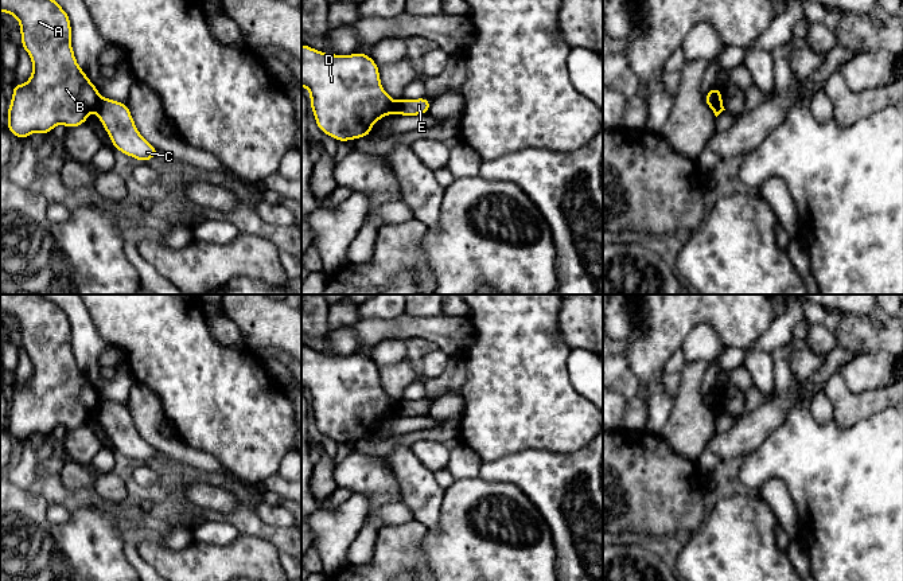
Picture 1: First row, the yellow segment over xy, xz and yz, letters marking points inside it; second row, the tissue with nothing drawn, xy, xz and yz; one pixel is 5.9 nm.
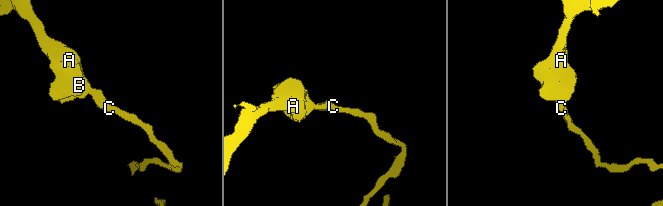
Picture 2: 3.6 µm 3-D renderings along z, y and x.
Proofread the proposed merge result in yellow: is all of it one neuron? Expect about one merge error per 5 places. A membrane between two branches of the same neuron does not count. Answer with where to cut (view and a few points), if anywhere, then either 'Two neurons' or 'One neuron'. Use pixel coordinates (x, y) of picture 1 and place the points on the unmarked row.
Split along xy (101, 398), (93, 410). Two neurons

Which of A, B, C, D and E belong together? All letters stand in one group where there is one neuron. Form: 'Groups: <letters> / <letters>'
Groups: A B D / C E

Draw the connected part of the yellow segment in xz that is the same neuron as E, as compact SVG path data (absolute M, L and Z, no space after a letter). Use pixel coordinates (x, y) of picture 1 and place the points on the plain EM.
M416 399L416 401L400 401L396 408L394 416L400 417L420 417L428 416L431 401Z

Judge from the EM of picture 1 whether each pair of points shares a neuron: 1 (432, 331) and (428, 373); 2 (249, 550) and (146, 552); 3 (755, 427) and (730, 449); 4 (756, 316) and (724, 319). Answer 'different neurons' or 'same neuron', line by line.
1: different neurons
2: same neuron
3: same neuron
4: same neuron

